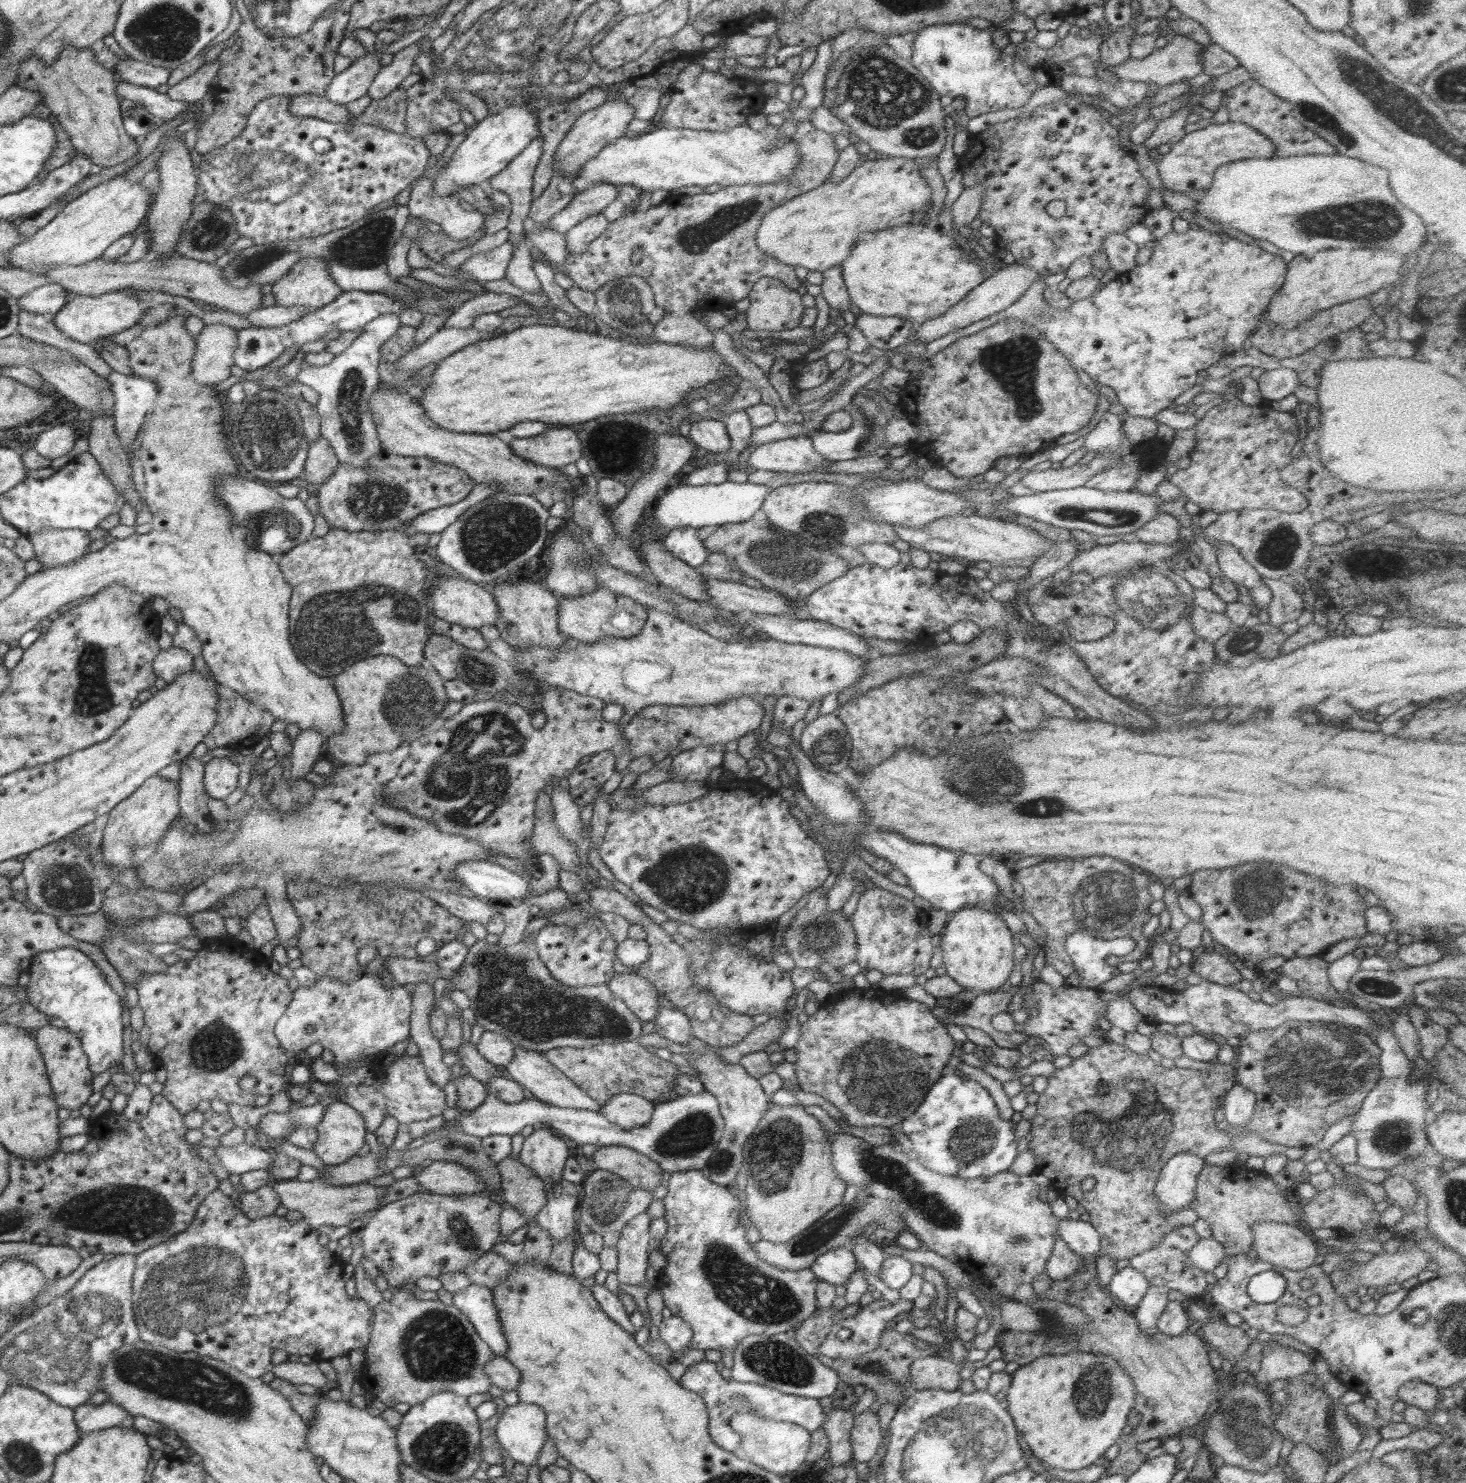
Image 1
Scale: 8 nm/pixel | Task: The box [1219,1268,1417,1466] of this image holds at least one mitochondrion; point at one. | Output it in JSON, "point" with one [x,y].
{"point":[1289,1414]}

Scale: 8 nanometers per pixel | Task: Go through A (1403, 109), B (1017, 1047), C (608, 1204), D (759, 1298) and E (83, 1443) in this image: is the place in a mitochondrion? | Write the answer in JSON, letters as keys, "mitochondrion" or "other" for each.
{"A":"mitochondrion","B":"other","C":"mitochondrion","D":"mitochondrion","E":"other"}

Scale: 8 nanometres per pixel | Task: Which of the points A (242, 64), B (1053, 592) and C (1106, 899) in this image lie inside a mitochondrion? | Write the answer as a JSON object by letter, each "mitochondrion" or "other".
{"A":"other","B":"other","C":"mitochondrion"}

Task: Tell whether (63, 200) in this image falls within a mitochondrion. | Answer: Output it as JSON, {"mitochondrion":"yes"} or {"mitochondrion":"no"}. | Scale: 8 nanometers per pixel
{"mitochondrion":"no"}

